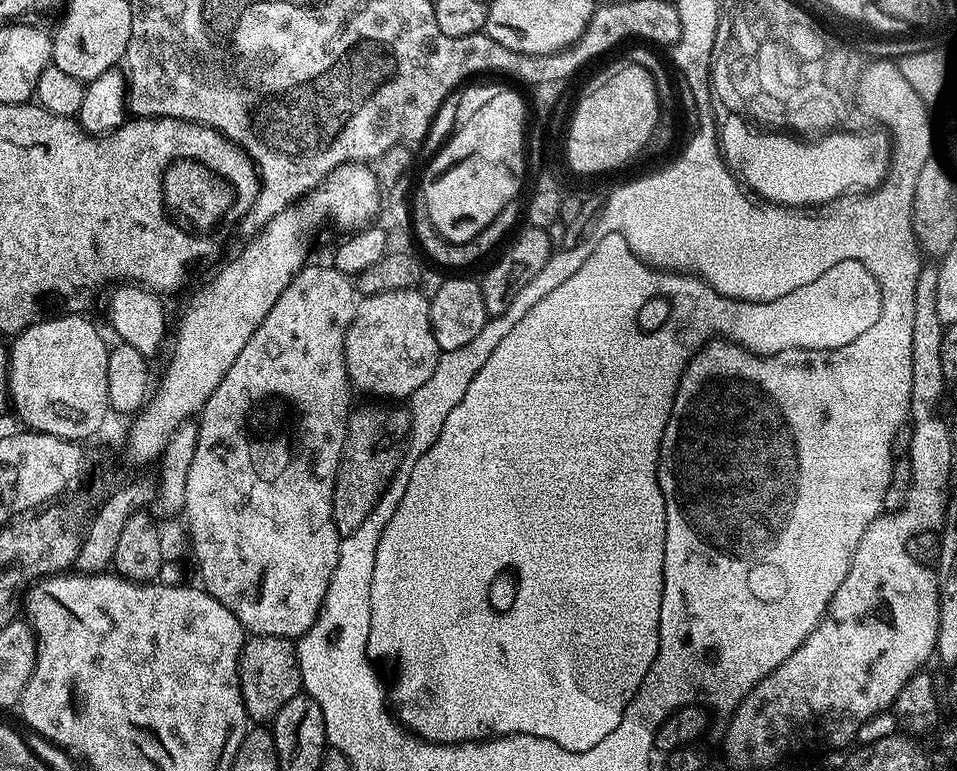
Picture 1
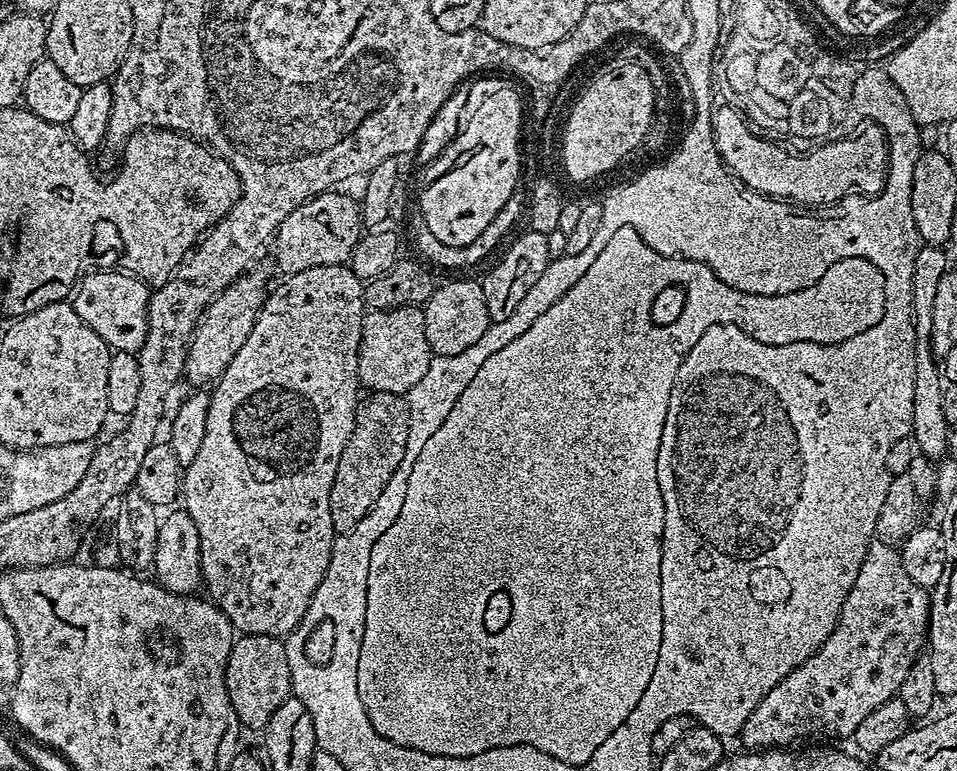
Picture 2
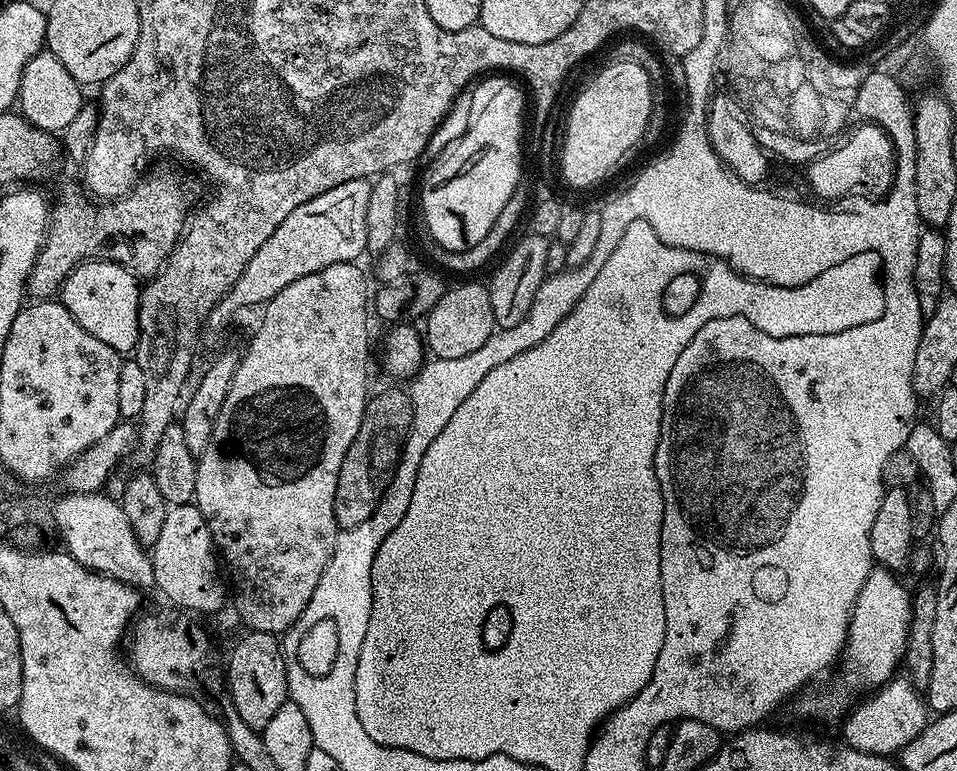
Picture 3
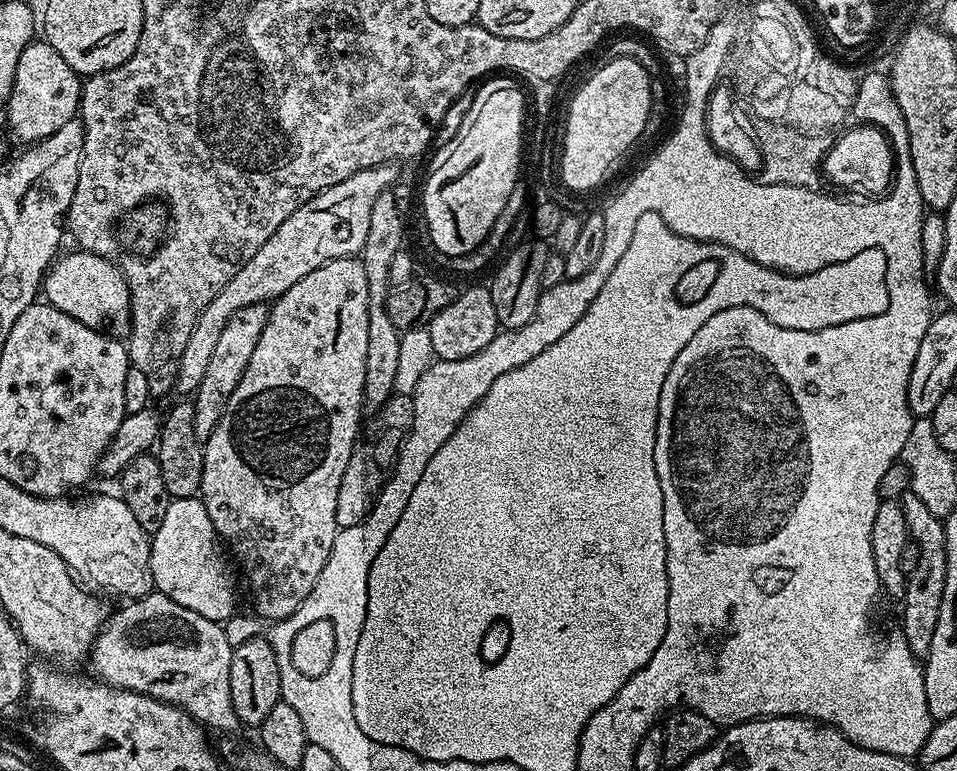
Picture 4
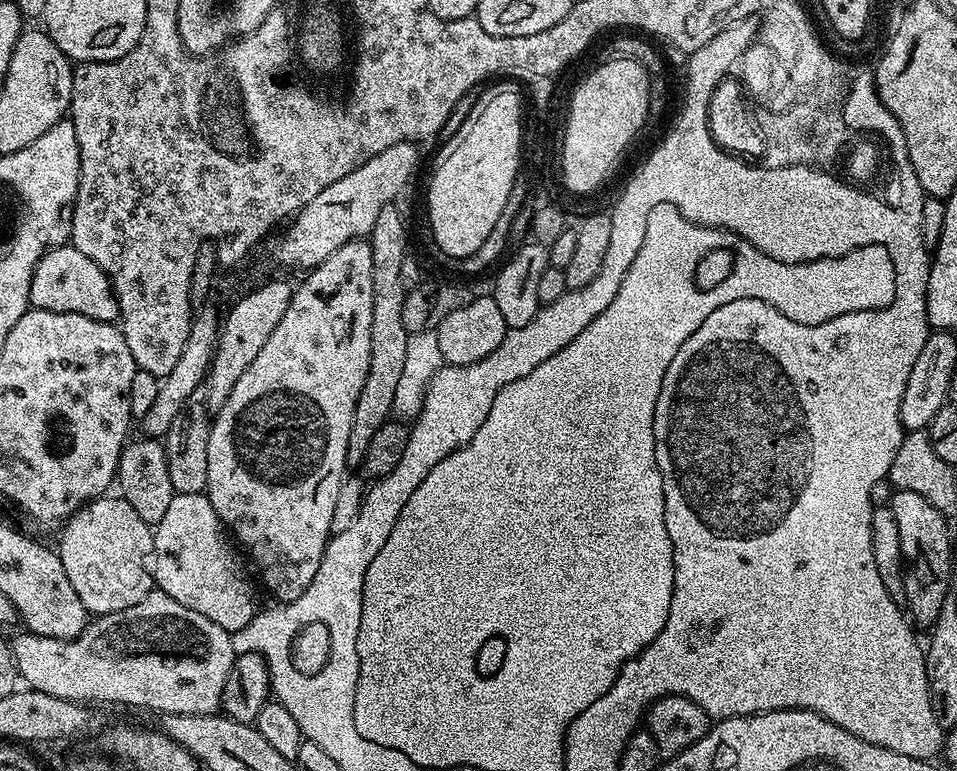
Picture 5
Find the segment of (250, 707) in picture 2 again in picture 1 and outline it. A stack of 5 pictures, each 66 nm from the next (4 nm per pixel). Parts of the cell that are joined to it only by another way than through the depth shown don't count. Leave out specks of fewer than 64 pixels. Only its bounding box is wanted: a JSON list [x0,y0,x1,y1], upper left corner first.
[240,636,301,726]

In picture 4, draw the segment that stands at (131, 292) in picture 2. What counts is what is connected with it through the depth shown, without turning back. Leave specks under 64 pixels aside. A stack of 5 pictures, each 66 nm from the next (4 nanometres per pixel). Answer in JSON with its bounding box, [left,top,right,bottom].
[42,250,132,338]

